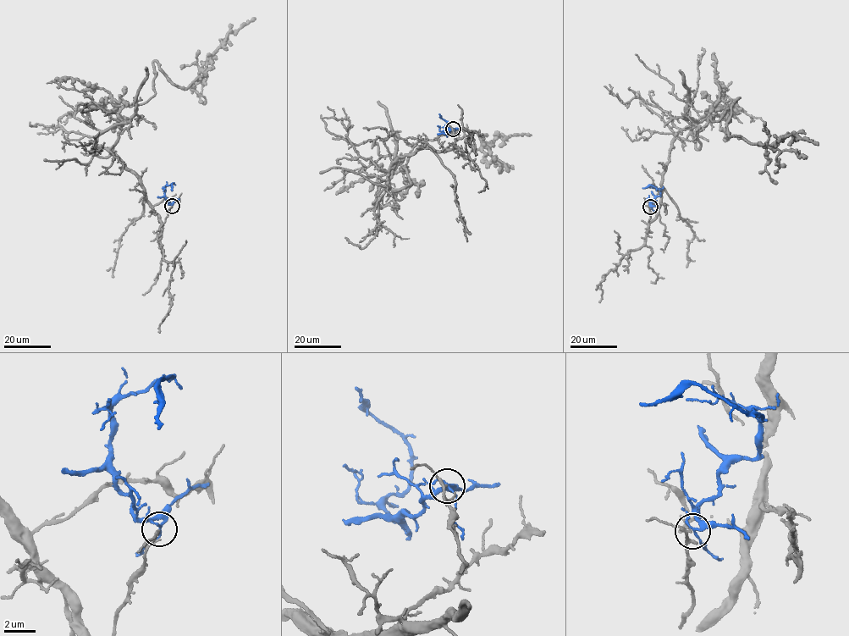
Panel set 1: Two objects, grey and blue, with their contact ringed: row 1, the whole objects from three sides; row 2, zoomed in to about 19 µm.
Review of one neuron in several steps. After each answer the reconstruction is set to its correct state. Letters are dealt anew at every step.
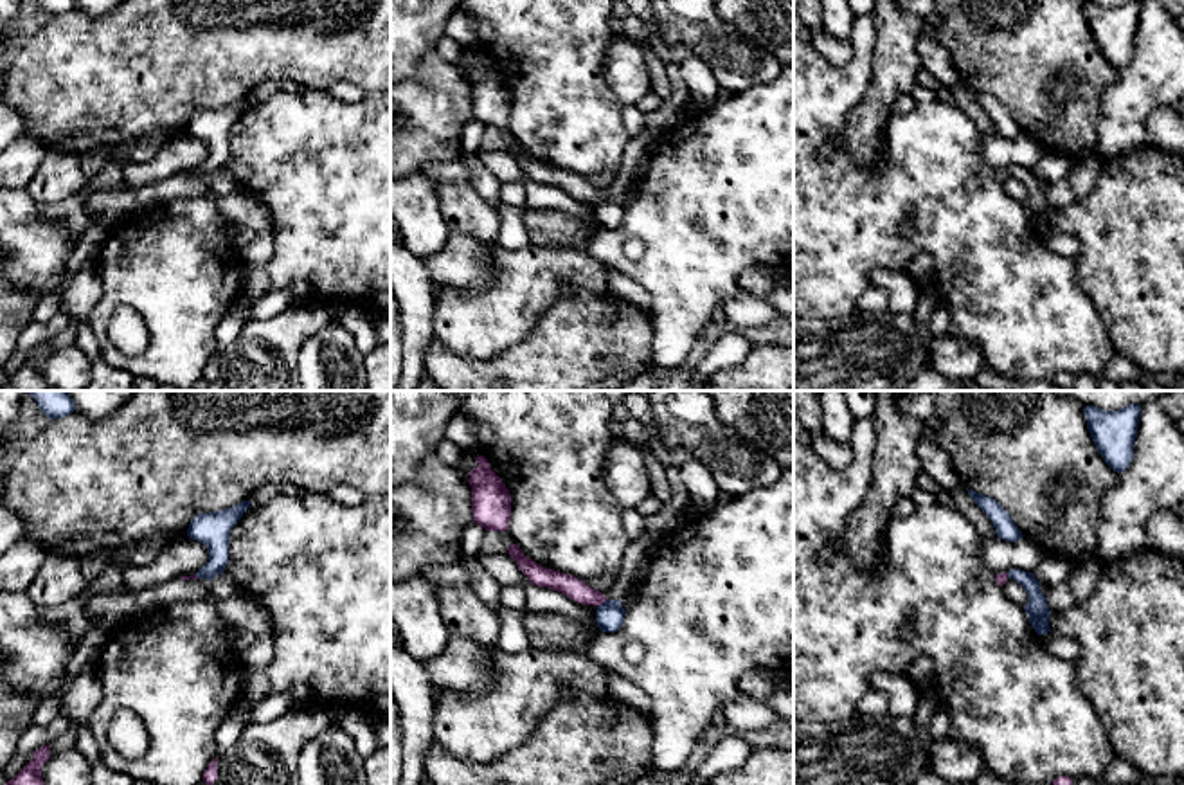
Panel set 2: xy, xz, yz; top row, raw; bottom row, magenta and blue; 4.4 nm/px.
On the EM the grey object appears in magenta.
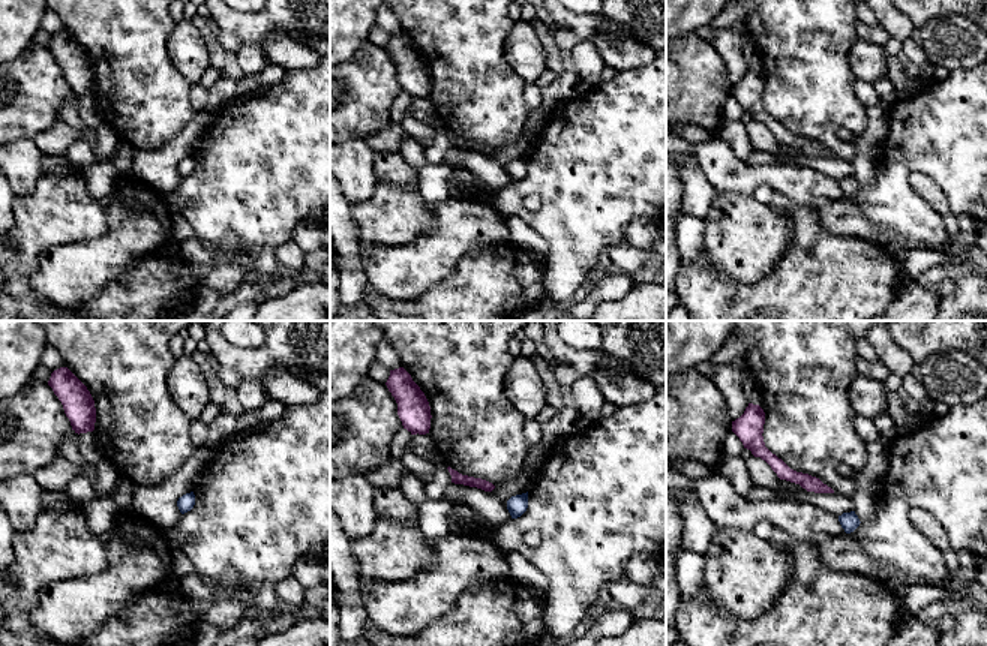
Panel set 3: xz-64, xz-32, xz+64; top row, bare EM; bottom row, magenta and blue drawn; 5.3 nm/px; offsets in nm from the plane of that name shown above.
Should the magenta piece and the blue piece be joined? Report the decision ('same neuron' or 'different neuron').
different neuron

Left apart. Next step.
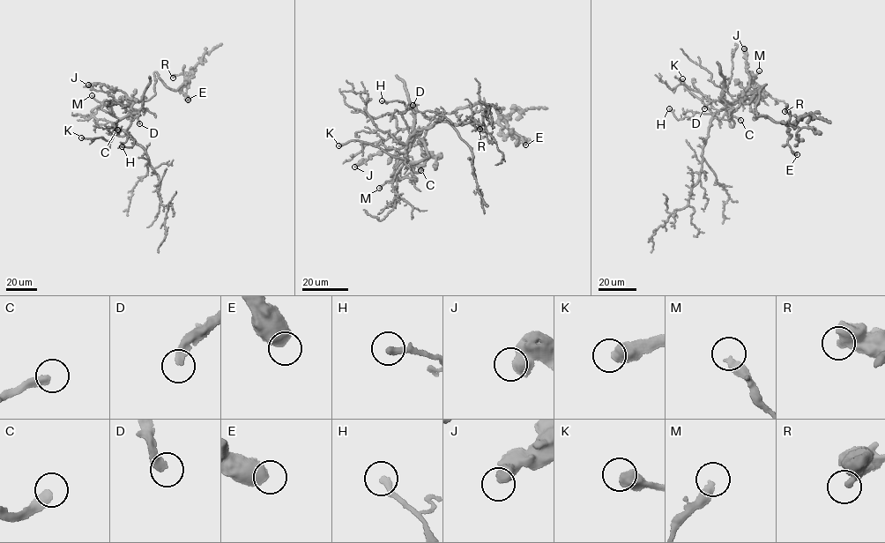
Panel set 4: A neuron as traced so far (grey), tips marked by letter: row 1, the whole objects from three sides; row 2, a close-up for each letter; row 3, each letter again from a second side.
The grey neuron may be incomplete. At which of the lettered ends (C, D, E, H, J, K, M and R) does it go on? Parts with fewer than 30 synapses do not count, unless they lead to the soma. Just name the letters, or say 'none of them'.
C, D, K

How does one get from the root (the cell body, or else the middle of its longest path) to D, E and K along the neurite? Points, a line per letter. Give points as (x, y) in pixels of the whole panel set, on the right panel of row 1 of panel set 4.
D: (732, 120), (733, 124), (731, 126), (726, 110), (731, 104), (727, 102), (712, 100), (704, 108)
E: (732, 120), (742, 100), (747, 104), (766, 84), (757, 115), (787, 123), (787, 143), (797, 154)
K: (732, 120), (733, 124), (731, 126), (725, 114), (721, 118), (717, 116), (684, 86), (682, 78)

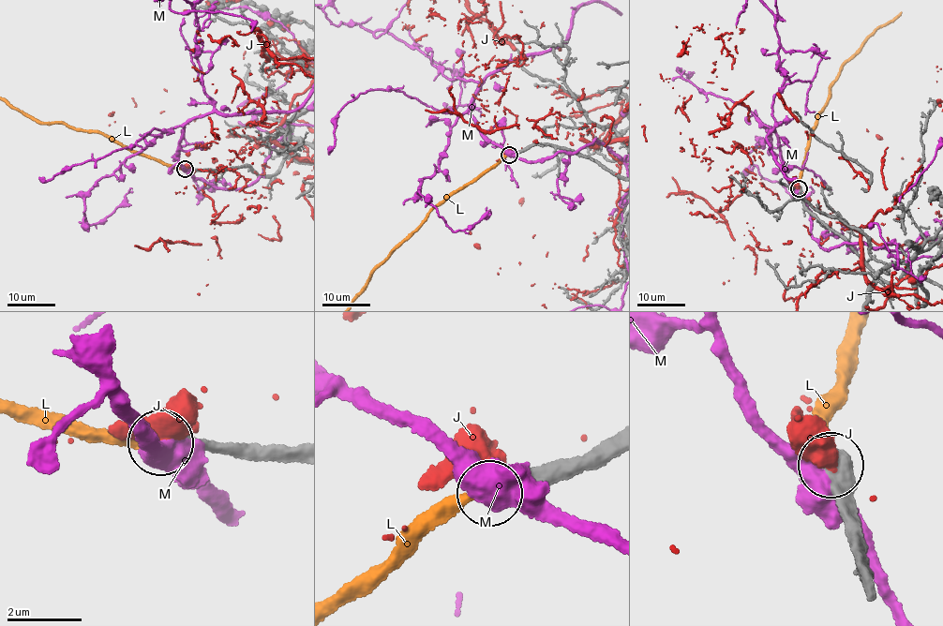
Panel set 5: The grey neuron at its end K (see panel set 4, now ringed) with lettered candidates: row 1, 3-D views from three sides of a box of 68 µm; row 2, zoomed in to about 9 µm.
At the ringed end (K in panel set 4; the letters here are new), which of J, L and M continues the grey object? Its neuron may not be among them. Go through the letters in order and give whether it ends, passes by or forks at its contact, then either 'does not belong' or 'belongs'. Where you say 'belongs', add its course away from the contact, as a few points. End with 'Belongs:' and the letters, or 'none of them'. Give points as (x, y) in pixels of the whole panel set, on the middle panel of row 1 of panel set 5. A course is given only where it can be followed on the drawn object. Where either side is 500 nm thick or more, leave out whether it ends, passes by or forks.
J: does not belong
L: belongs
M: does not belong
Belongs: L

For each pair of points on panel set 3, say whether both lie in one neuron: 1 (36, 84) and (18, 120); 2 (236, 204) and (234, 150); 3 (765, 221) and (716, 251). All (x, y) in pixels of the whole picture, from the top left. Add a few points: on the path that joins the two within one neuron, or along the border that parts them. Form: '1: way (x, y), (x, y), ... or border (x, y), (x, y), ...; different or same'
1: way (27, 93), (18, 102), (18, 111); same
2: way (234, 191), (234, 164); same
3: way (753, 224), (734, 243), (728, 245); same

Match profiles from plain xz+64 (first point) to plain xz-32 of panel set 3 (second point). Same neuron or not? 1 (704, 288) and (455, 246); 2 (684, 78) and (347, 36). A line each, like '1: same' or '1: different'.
1: different
2: different

